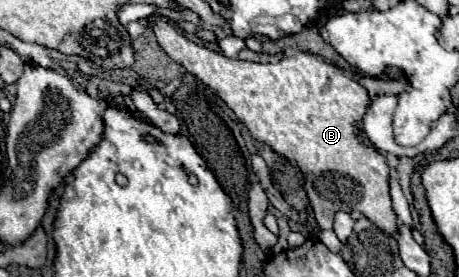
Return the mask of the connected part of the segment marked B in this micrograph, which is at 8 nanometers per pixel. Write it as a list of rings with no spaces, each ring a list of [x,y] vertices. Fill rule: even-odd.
[[[164,18],[154,20],[154,34],[158,44],[166,50],[166,54],[180,62],[198,80],[202,80],[202,84],[212,88],[246,124],[246,128],[256,140],[268,144],[272,150],[280,152],[288,160],[298,162],[300,170],[306,176],[306,192],[316,222],[322,230],[332,228],[334,214],[338,210],[358,210],[386,234],[398,234],[398,220],[390,200],[390,166],[386,162],[386,154],[368,144],[366,140],[360,140],[362,118],[370,106],[370,96],[362,84],[348,78],[334,64],[328,64],[310,52],[296,52],[294,56],[286,56],[276,64],[254,64],[244,60],[232,60],[220,52],[212,52],[204,46],[194,44]]]

